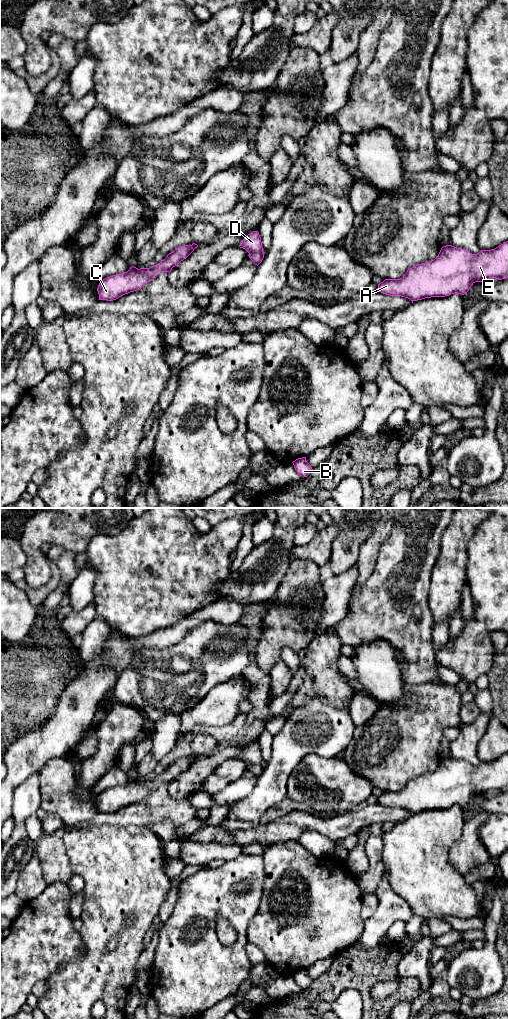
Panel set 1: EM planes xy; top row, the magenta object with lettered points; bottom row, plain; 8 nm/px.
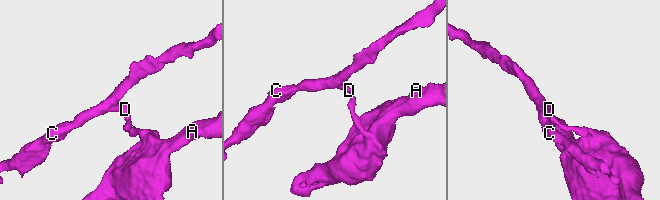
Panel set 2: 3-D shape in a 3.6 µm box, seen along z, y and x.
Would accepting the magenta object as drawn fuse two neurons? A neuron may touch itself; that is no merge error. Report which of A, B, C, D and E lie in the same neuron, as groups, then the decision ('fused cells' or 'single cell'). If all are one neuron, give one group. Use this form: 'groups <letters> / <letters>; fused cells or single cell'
groups A B E / C D; fused cells

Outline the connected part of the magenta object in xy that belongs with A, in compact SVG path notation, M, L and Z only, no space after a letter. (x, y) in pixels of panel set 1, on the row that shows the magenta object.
M508 241L477 254L452 245L443 246L438 256L409 268L400 279L385 279L377 291L411 301L466 294L475 282L508 278Z

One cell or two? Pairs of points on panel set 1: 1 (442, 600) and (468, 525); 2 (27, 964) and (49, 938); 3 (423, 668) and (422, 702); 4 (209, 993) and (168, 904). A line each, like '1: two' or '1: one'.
1: one
2: one
3: two
4: two

